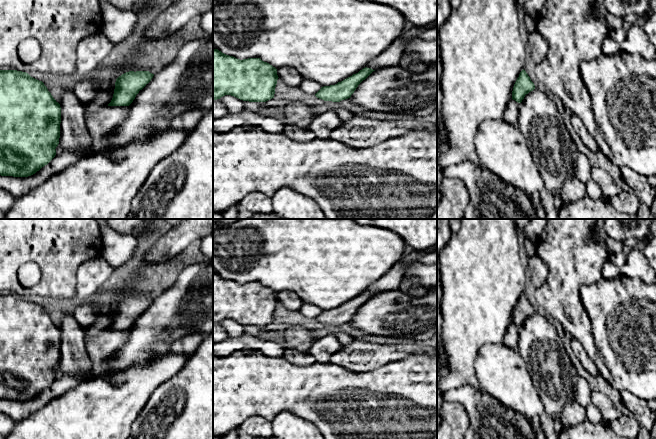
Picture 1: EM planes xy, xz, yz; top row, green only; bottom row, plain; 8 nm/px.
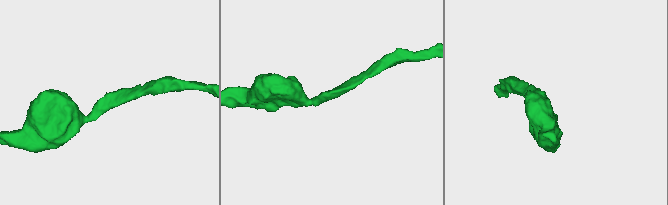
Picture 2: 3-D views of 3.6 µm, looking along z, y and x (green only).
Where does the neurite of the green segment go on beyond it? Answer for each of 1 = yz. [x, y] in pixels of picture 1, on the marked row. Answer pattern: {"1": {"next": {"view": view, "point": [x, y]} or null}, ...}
{"1": {"next": null}}

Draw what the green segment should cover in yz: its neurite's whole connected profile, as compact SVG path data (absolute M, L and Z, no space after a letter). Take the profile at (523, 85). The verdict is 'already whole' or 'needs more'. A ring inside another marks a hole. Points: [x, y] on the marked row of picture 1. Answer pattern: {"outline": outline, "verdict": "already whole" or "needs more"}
{"outline": "M523 69L514 84L512 91L512 99L518 103L521 103L525 95L533 91L534 89L534 83L531 81L526 71Z", "verdict": "already whole"}

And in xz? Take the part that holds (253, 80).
{"outline": "M213 49L213 100L225 95L243 101L274 98L277 69L260 58L237 59Z", "verdict": "already whole"}

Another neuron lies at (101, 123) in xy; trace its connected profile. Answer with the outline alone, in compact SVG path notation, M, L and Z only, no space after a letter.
M107 106L96 111L85 109L85 123L95 143L105 144L124 121L129 106Z

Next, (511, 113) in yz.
M511 99L504 111L504 120L514 126L518 126L519 103Z

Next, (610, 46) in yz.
M607 36L602 45L602 53L604 55L612 55L620 52L620 44L613 38Z

